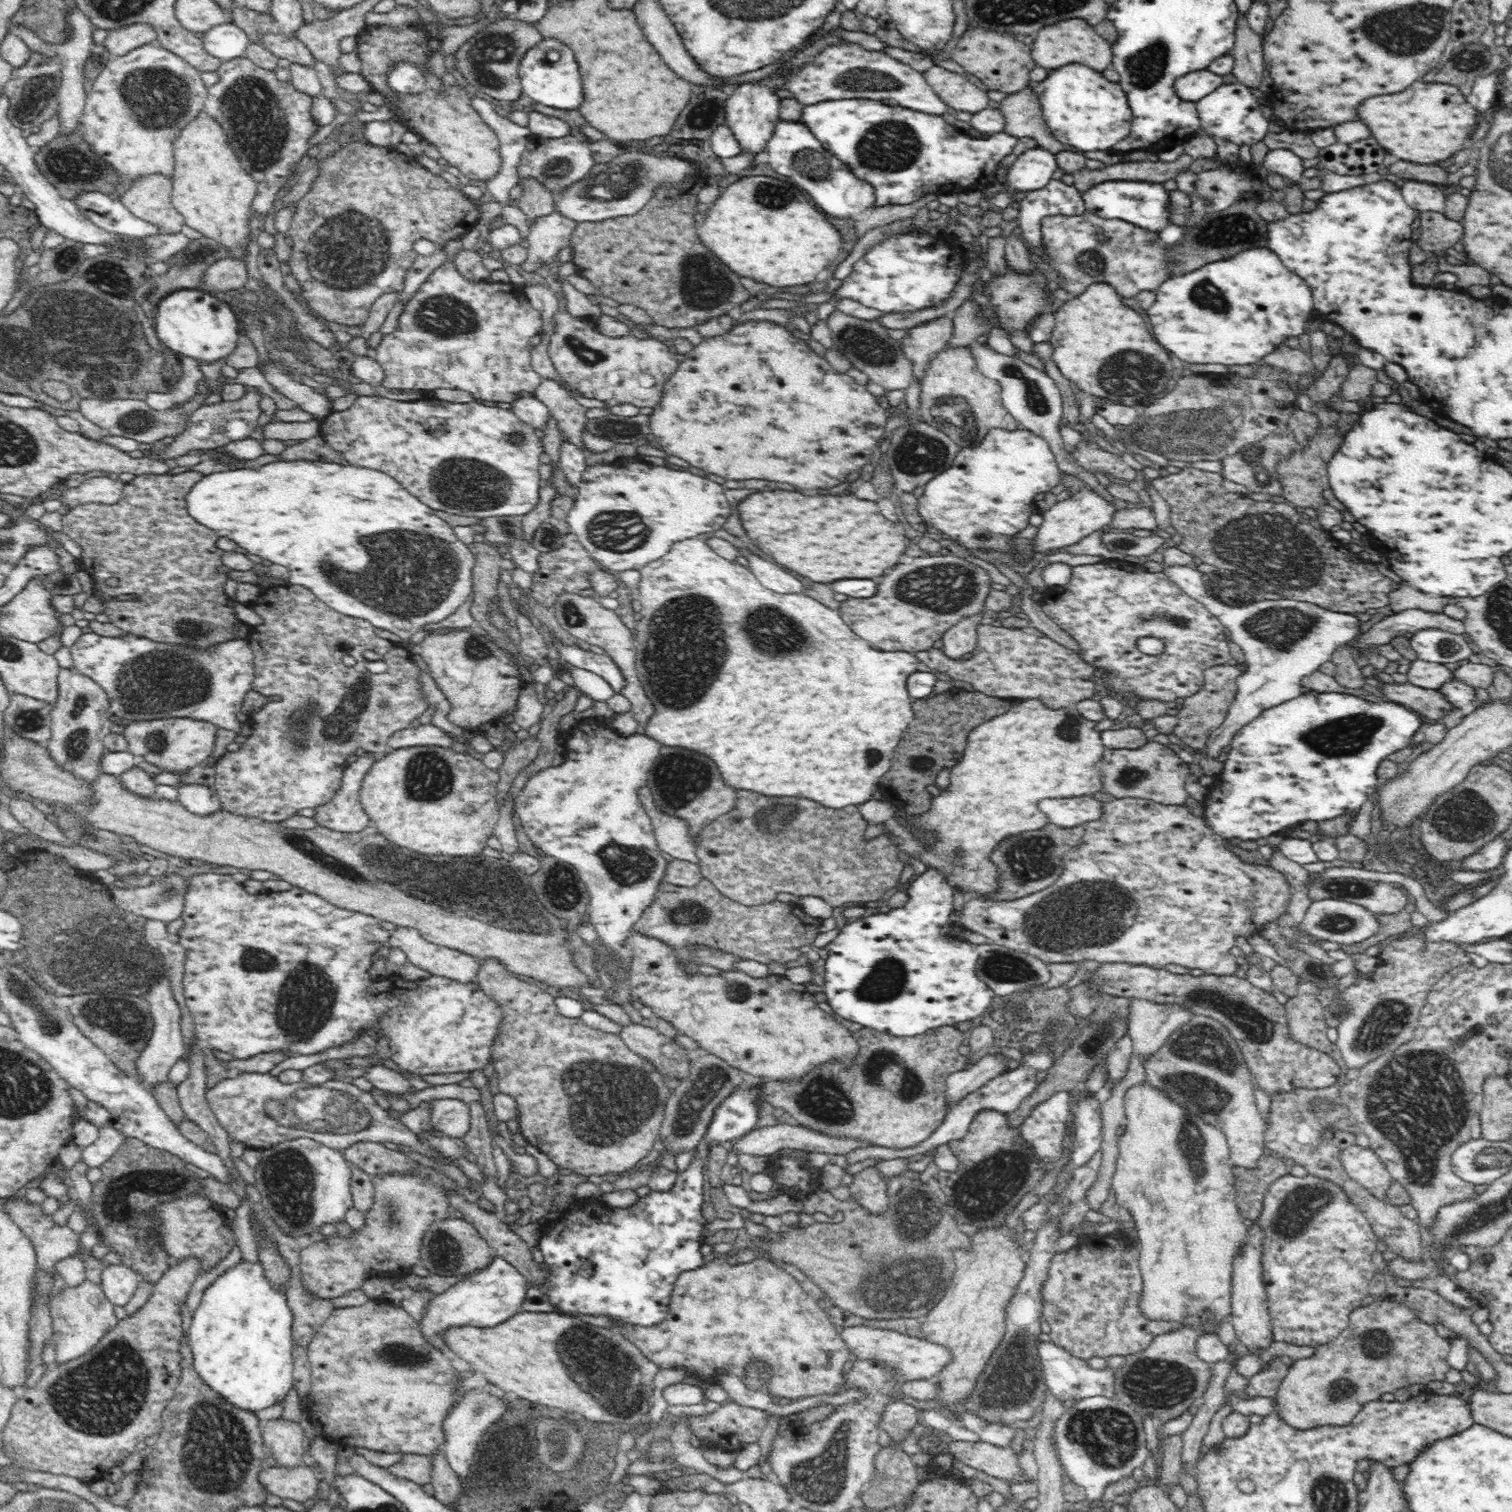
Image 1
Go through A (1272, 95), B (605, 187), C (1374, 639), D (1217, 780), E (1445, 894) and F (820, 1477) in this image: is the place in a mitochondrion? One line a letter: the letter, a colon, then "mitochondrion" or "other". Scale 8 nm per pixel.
A: other
B: mitochondrion
C: other
D: other
E: other
F: mitochondrion

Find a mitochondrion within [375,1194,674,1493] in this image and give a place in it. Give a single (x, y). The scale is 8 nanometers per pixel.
(611, 1373)

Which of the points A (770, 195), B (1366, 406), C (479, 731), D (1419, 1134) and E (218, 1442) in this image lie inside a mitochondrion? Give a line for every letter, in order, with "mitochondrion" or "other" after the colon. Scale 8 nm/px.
A: mitochondrion
B: other
C: other
D: mitochondrion
E: mitochondrion

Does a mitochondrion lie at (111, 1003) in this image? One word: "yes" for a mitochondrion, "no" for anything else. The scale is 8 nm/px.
yes

